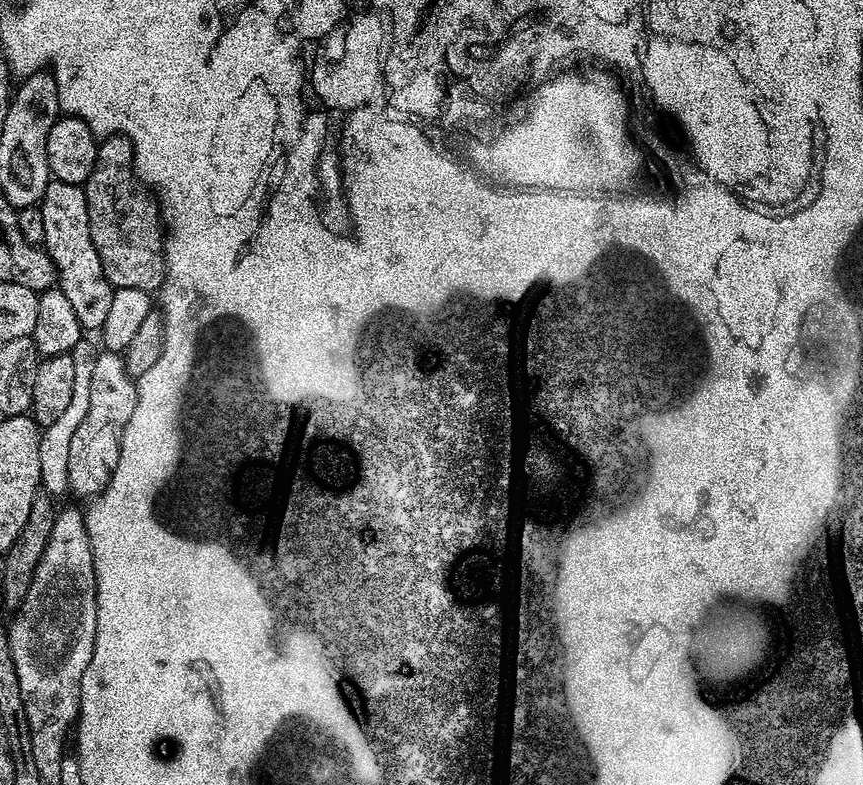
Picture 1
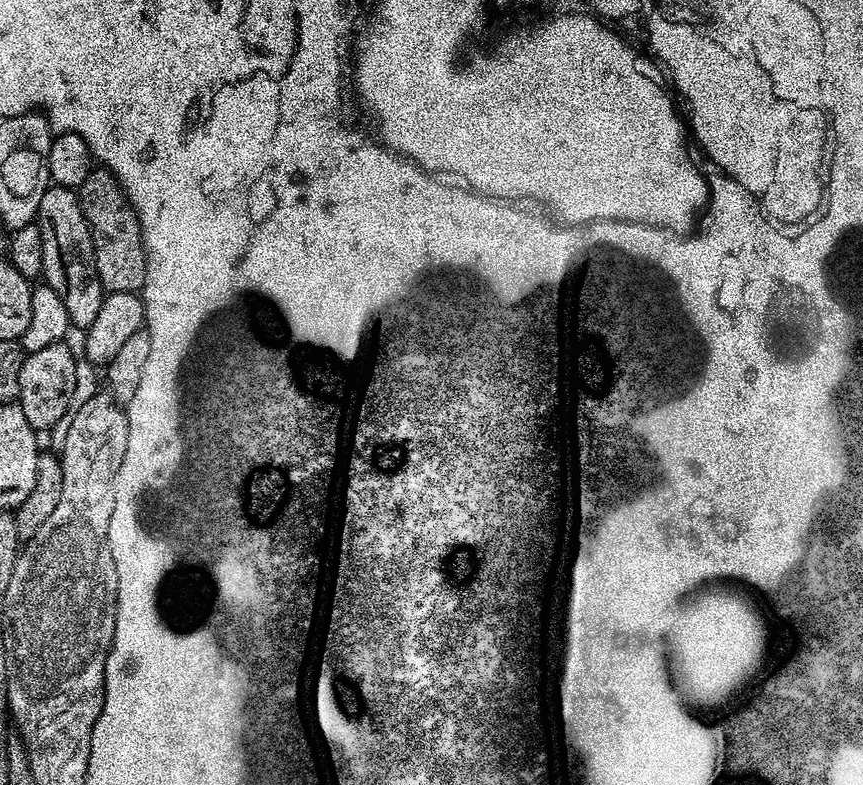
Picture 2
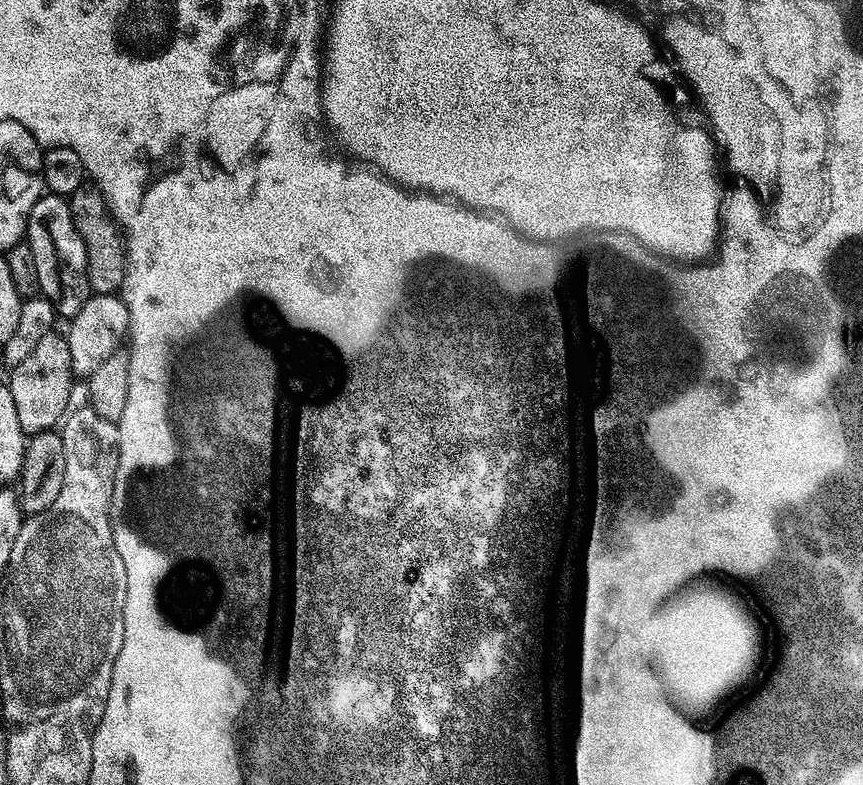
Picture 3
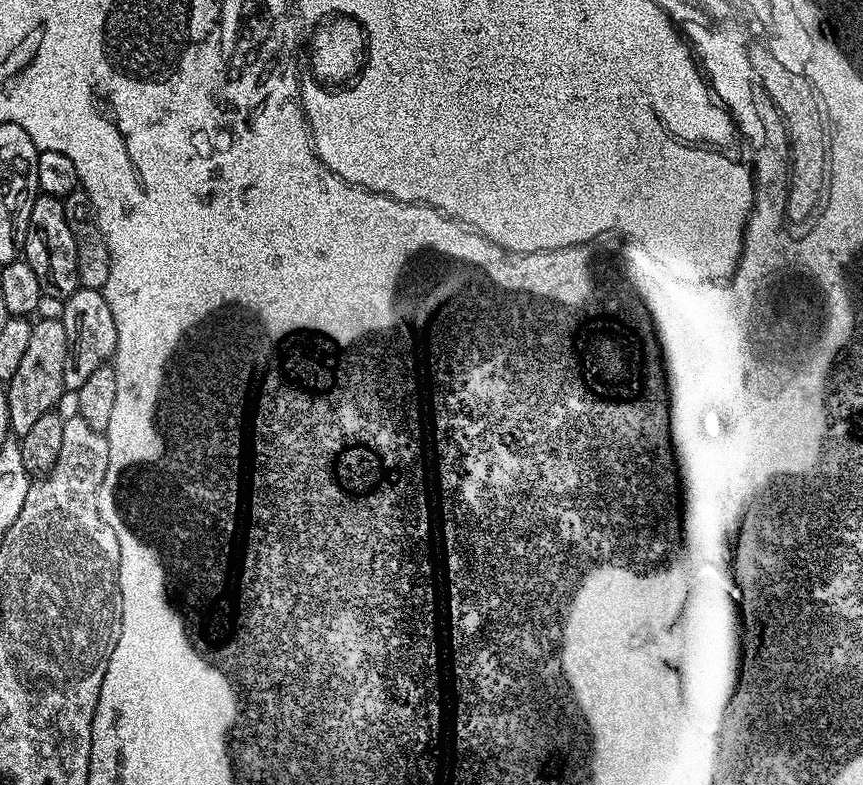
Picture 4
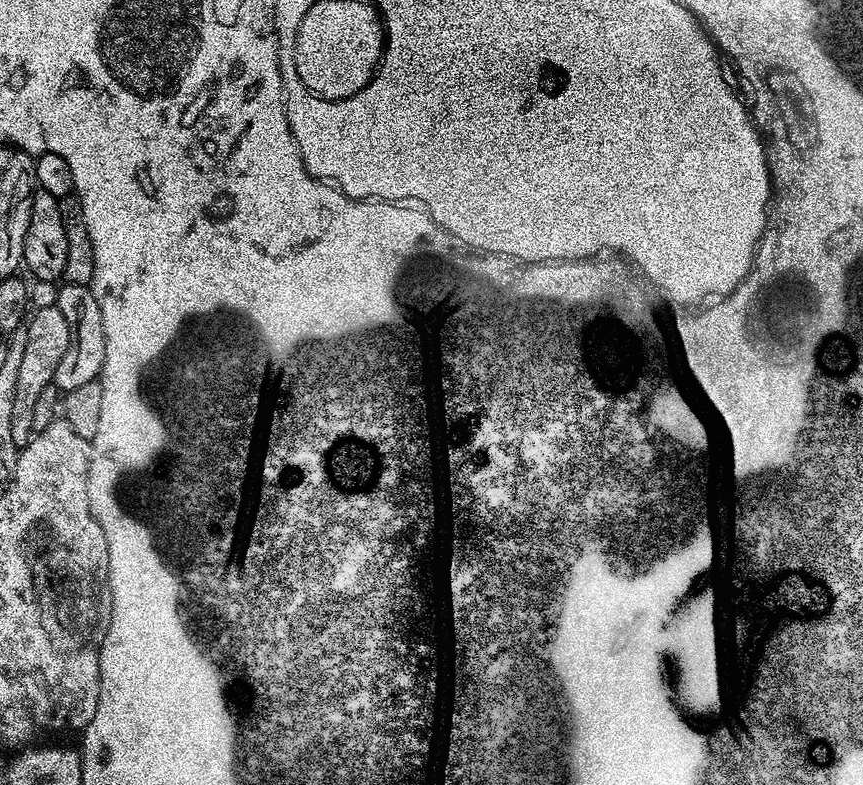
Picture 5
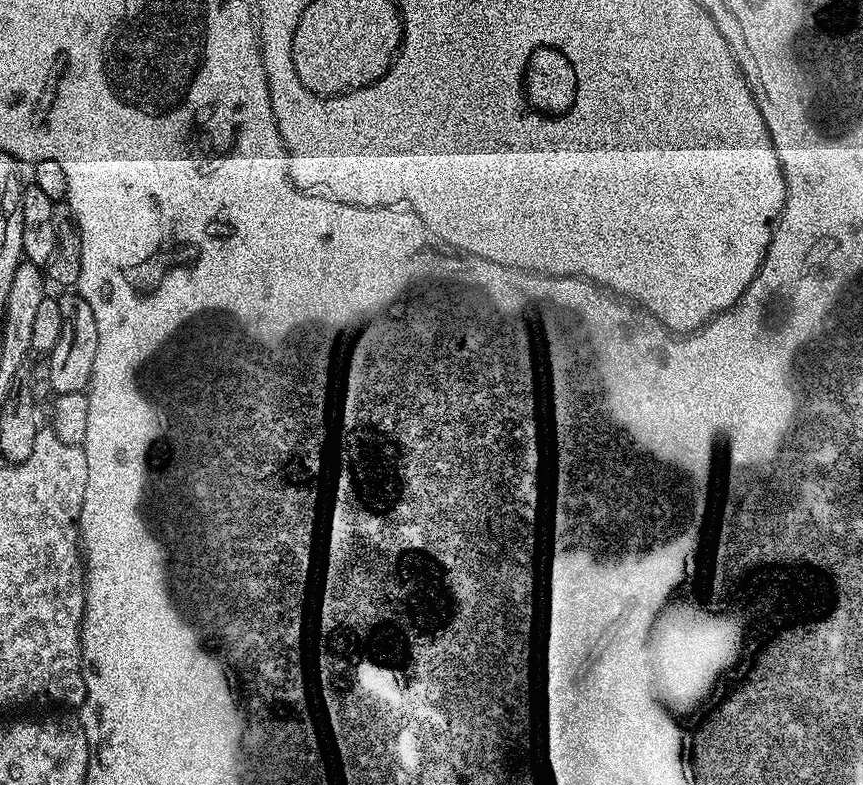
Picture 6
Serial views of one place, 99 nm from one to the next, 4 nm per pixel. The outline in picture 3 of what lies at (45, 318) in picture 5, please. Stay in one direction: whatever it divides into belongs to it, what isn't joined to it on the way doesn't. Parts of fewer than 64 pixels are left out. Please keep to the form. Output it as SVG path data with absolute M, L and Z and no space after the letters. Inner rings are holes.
M56 330L43 335L38 346L22 362L11 369L12 377L6 380L10 394L14 394L14 406L18 409L18 423L22 425L25 437L37 436L39 432L53 431L61 423L62 412L69 401L74 383L70 346L63 335Z

